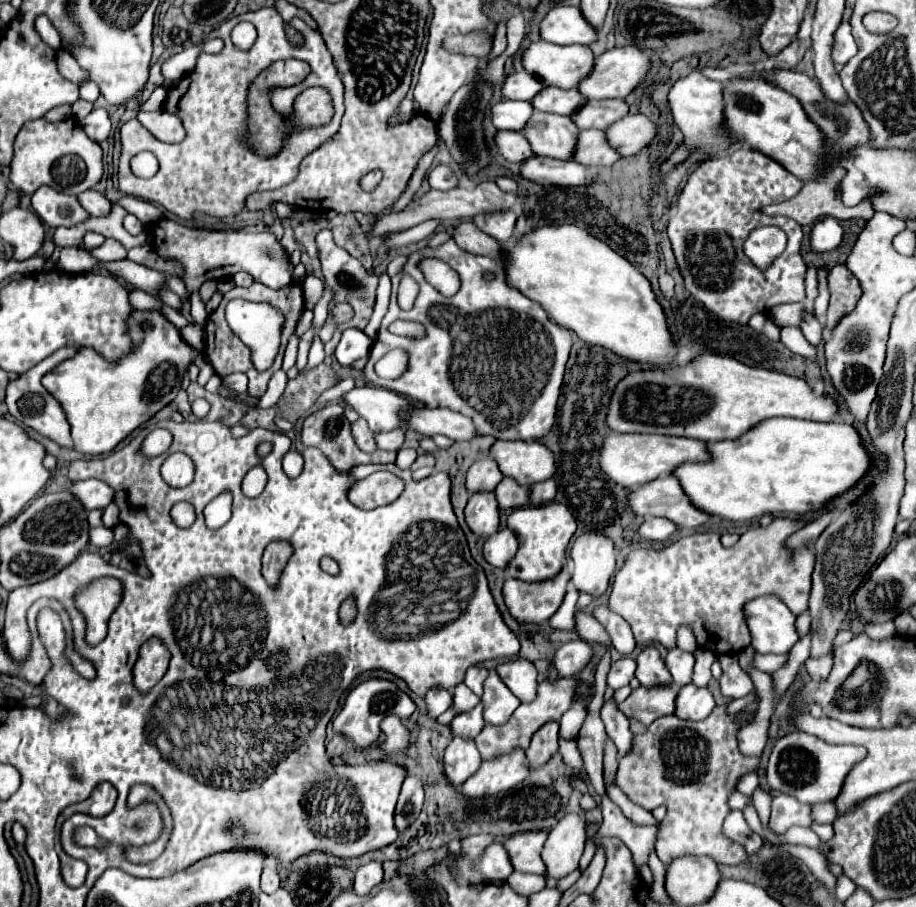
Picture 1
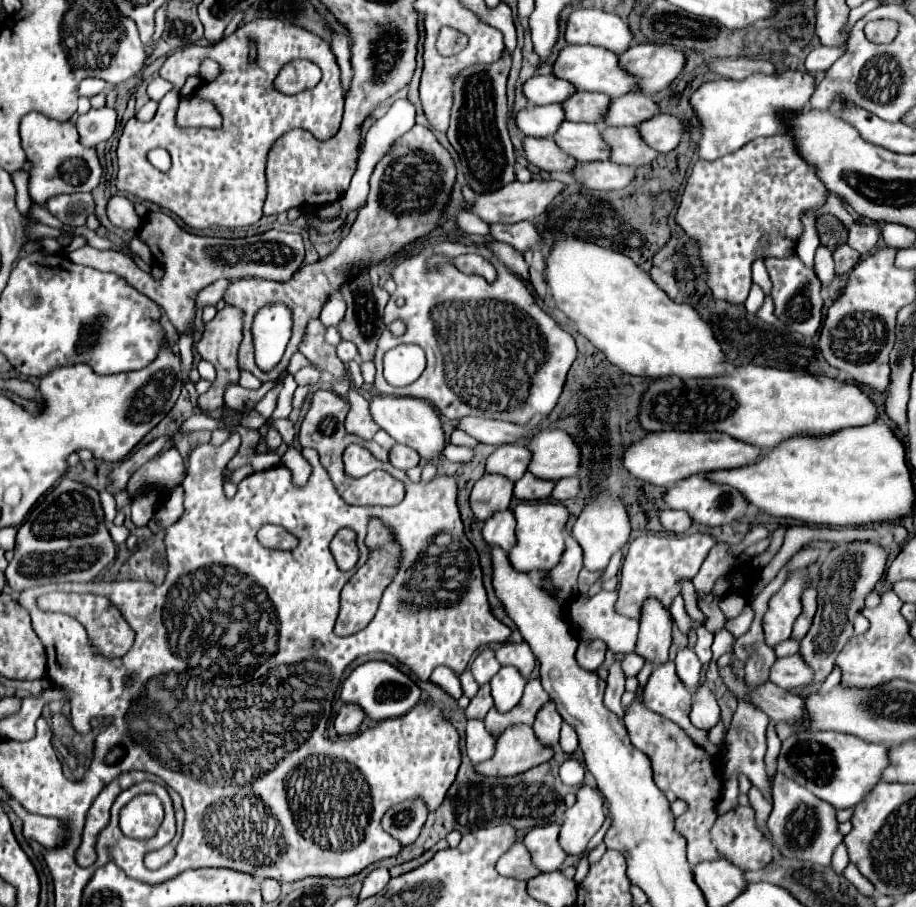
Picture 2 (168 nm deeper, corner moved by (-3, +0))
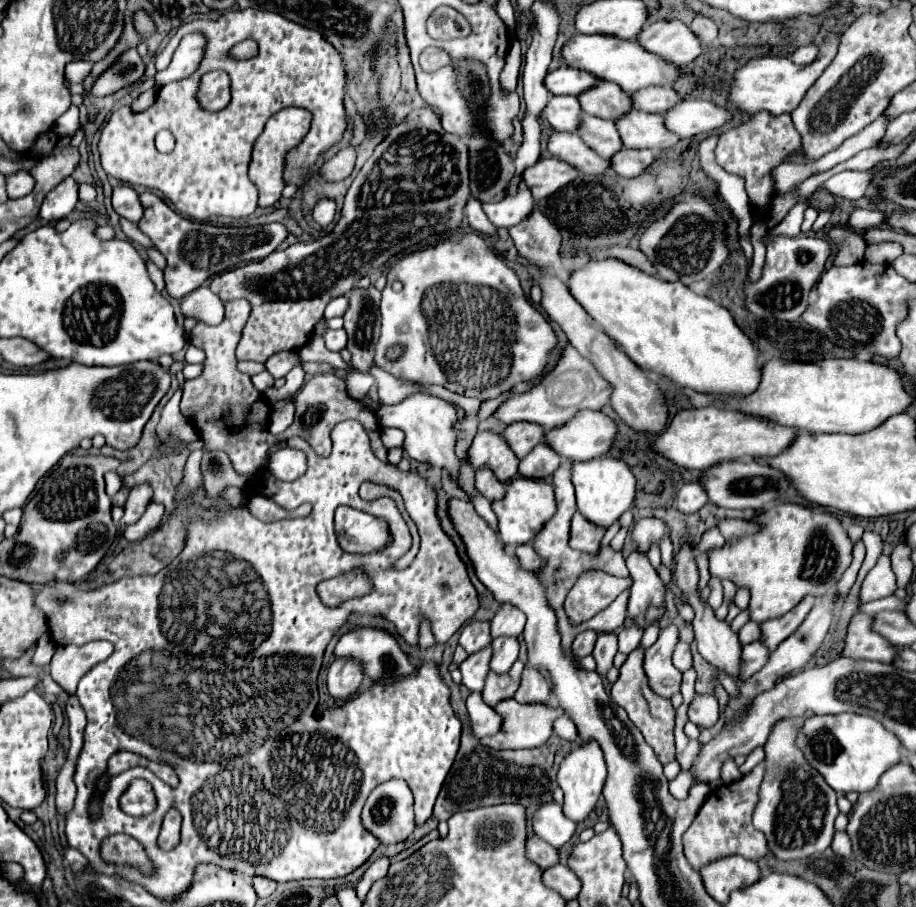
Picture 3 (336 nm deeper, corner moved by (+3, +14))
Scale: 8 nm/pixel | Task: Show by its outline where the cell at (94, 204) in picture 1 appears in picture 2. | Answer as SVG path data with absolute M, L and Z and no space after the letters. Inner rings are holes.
M112 196L106 206L108 220L122 230L136 230L142 220L134 212L134 204L126 196Z

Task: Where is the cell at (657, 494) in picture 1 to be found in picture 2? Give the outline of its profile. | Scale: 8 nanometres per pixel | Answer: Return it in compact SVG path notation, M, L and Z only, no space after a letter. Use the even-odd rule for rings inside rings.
M698 476L686 478L686 482L678 482L676 486L672 486L664 494L664 504L666 508L672 508L672 510L686 510L696 524L704 524L704 526L730 524L732 520L740 518L744 514L744 508L748 506L748 502L738 490L728 486L714 486L706 478L698 478Z

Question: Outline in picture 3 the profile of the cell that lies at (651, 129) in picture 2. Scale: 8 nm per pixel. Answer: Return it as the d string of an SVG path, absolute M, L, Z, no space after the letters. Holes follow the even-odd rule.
M686 100L664 114L666 128L680 134L682 138L692 138L696 134L714 132L732 120L732 112L724 106L706 100Z

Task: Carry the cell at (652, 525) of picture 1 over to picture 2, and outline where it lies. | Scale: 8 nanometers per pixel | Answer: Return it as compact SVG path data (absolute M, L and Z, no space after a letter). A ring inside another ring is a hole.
M664 510L660 514L660 524L664 530L674 532L674 534L682 534L692 526L692 520L686 512L682 510Z

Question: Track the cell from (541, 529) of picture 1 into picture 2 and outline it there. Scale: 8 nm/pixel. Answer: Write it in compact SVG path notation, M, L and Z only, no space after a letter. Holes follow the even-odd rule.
M520 502L514 508L516 516L516 538L518 544L508 554L510 564L518 572L548 572L552 570L564 552L564 528L568 524L570 512L564 504L550 504L550 502Z

